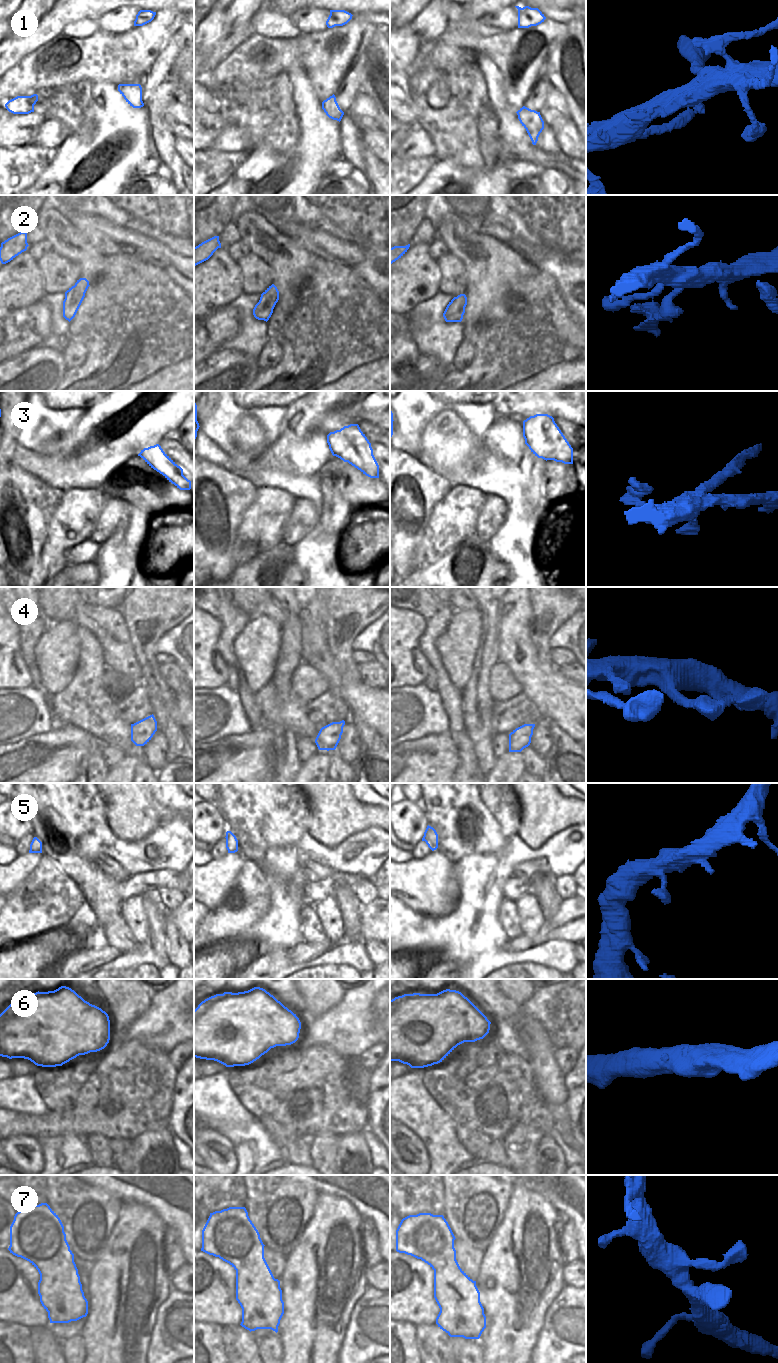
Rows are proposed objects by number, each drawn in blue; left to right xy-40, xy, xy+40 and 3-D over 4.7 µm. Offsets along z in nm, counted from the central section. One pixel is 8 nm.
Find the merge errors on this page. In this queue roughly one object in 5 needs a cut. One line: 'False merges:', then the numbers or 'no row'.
False merges: 2

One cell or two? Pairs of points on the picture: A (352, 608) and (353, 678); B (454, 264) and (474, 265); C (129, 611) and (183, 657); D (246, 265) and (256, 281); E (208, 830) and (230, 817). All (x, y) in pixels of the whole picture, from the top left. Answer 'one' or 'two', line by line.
A: one
B: two
C: two
D: one
E: two

